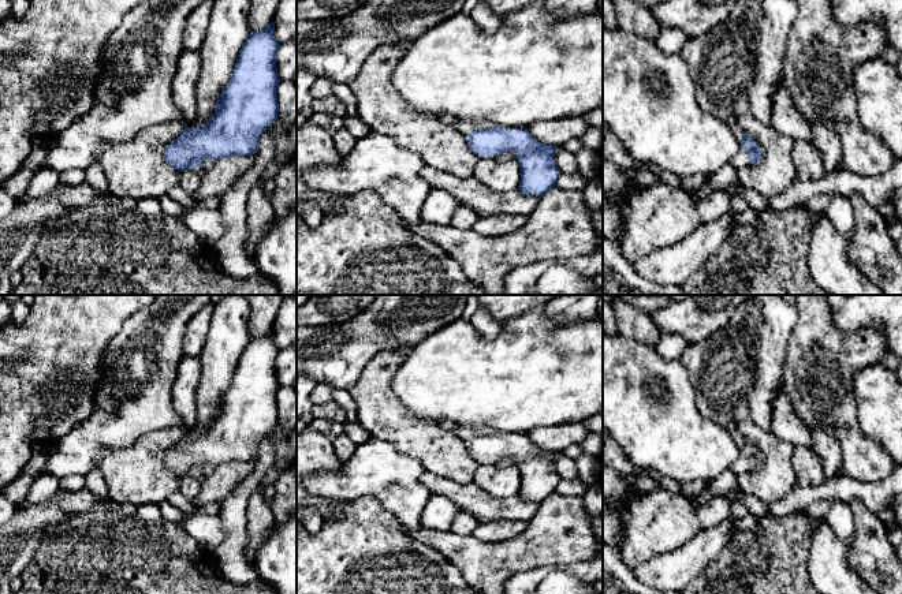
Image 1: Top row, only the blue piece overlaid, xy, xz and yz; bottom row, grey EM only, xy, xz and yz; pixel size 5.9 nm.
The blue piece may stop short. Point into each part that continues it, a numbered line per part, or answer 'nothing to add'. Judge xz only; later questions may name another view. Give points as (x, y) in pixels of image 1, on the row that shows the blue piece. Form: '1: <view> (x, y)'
1: xz (465, 127)

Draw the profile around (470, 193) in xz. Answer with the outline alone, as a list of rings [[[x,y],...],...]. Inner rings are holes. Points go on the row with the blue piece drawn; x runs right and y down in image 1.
[[[432,167],[421,169],[421,178],[430,188],[451,193],[461,206],[473,209],[480,217],[488,216],[528,216],[540,202],[536,195],[523,195],[518,188],[496,193],[476,178],[458,179]]]

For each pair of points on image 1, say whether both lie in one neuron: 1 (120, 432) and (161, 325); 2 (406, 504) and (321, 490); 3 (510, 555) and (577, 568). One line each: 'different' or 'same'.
1: same
2: same
3: different

